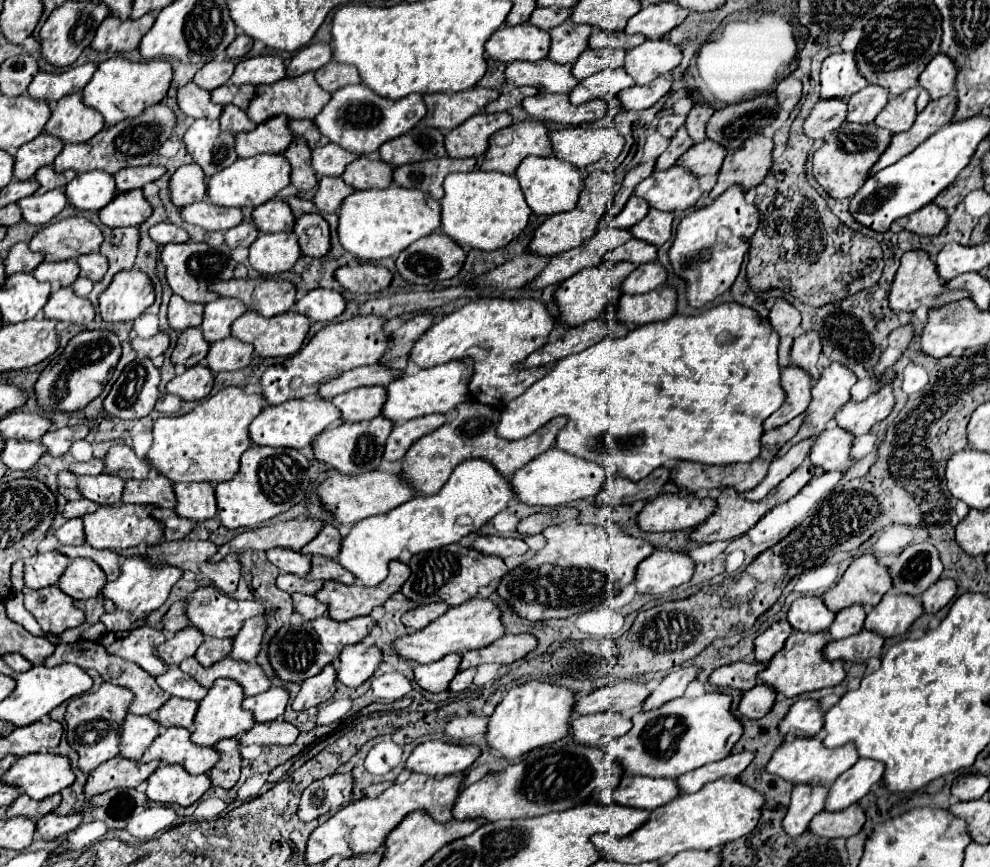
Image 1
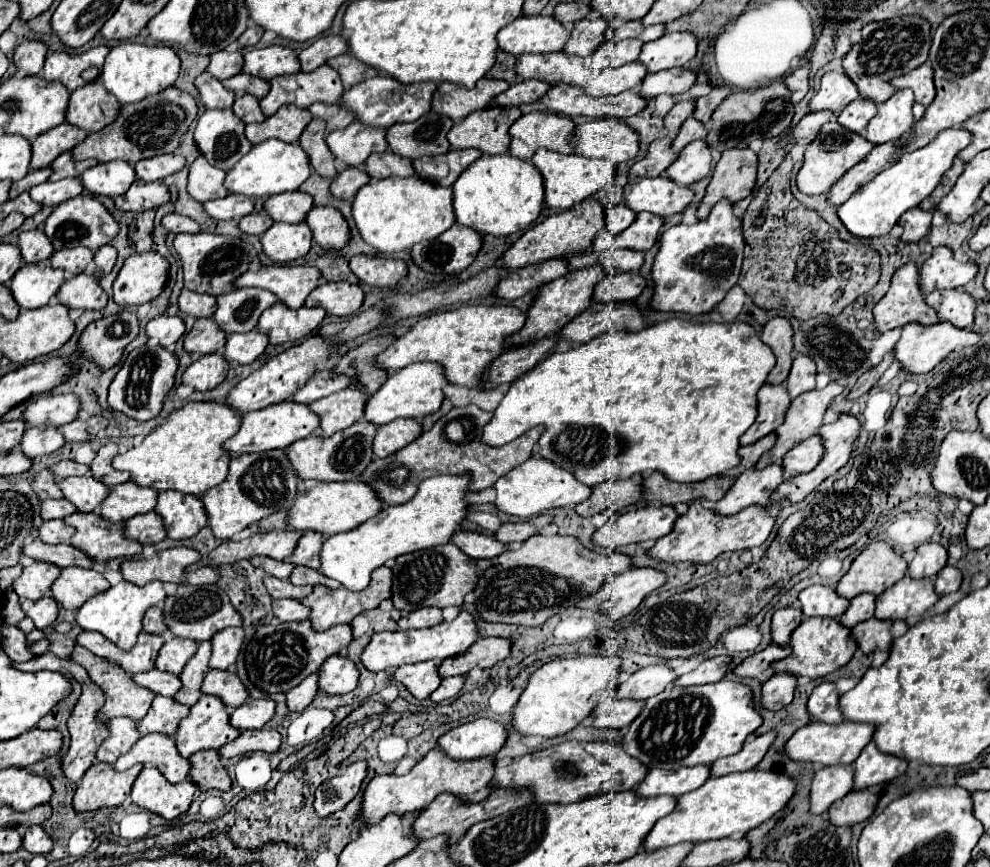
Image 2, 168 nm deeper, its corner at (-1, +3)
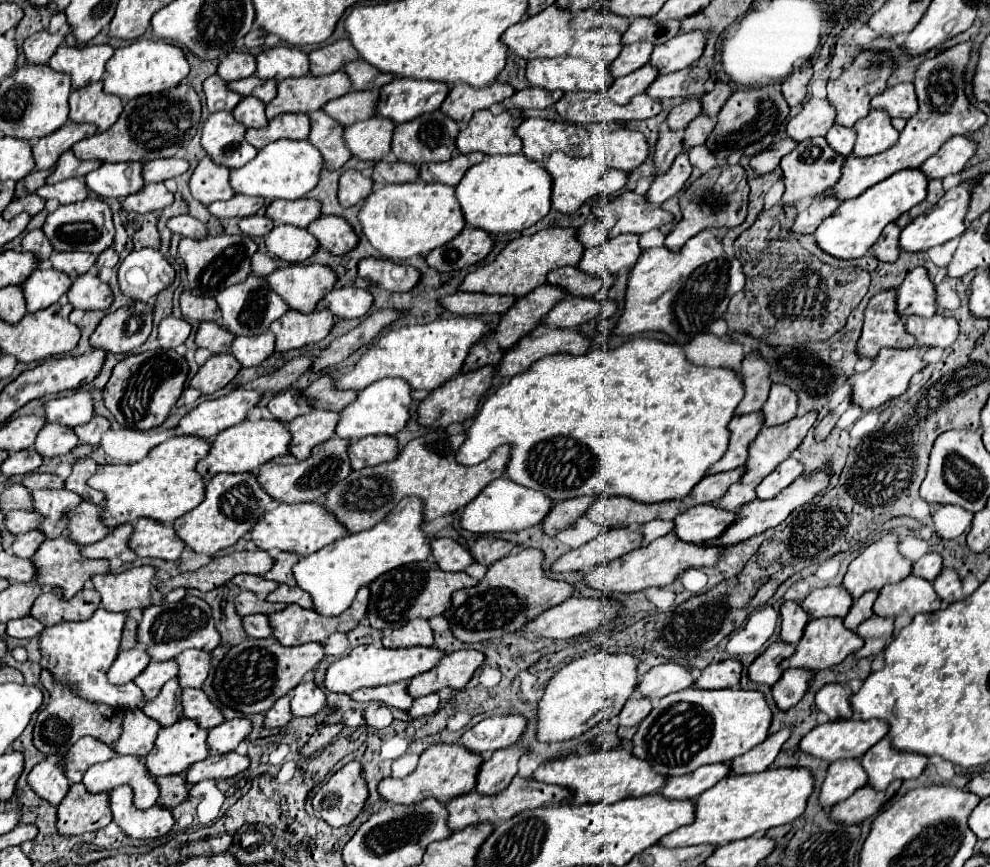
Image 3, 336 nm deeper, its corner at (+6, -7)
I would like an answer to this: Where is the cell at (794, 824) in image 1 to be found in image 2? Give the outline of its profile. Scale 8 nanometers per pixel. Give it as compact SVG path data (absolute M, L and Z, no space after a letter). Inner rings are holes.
M831 765L815 773L811 783L811 813L823 813L853 789L853 765Z

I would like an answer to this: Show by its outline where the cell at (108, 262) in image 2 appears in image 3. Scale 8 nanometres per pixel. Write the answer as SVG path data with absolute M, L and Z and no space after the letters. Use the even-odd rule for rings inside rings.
M110 247L110 249L106 249L104 253L100 253L100 257L98 257L98 261L96 261L96 267L98 269L102 269L102 267L114 267L118 263L118 253Z

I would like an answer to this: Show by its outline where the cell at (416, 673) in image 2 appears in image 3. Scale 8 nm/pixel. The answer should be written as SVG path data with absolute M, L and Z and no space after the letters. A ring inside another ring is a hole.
M392 683L392 685L378 685L378 687L368 687L368 689L358 689L350 695L356 701L380 701L396 709L408 711L412 707L414 697L408 693L408 683Z

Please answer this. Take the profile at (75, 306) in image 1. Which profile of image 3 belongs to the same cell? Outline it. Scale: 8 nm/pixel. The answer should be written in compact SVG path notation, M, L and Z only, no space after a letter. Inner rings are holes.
M96 271L80 275L68 289L66 297L74 309L84 309L84 311L108 309L112 303L110 287L98 279Z

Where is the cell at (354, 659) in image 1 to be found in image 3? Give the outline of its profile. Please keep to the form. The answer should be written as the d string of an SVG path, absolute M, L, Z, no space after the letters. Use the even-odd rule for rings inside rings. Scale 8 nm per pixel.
M314 681L300 683L292 691L292 715L294 717L310 717L326 709L326 691L318 687Z

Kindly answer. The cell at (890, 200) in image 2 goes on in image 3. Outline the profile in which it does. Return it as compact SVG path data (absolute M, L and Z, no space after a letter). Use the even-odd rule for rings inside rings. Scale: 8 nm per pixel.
M902 169L888 179L872 185L862 195L844 201L824 223L816 229L816 243L834 257L840 259L858 259L878 241L882 229L896 221L902 213L910 211L914 205L922 203L928 193L928 177L922 169Z

